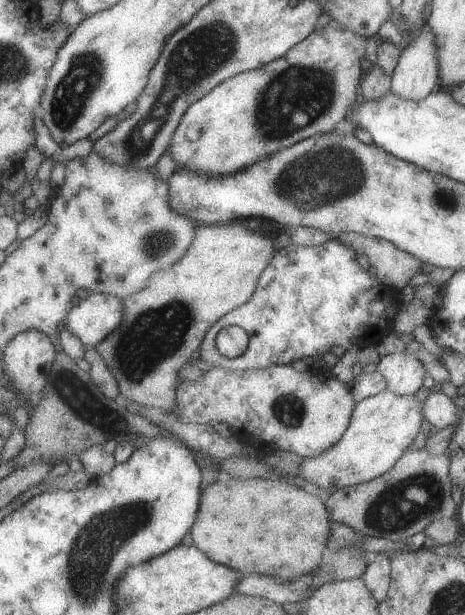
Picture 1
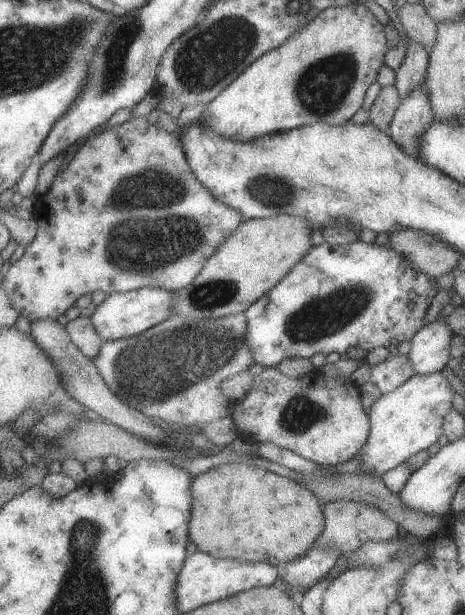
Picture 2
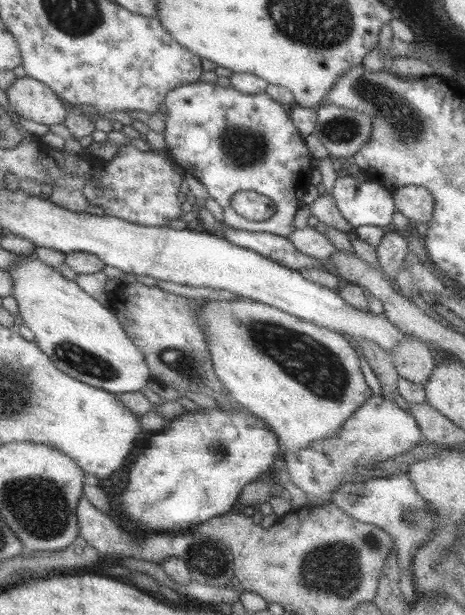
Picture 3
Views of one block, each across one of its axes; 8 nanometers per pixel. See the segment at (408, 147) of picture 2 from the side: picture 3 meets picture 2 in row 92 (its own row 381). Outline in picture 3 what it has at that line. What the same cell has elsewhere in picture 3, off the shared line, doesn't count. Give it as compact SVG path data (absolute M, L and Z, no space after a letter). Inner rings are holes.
M409 338L393 351L396 368L401 379L425 384L438 368L439 360L431 346L417 338Z

